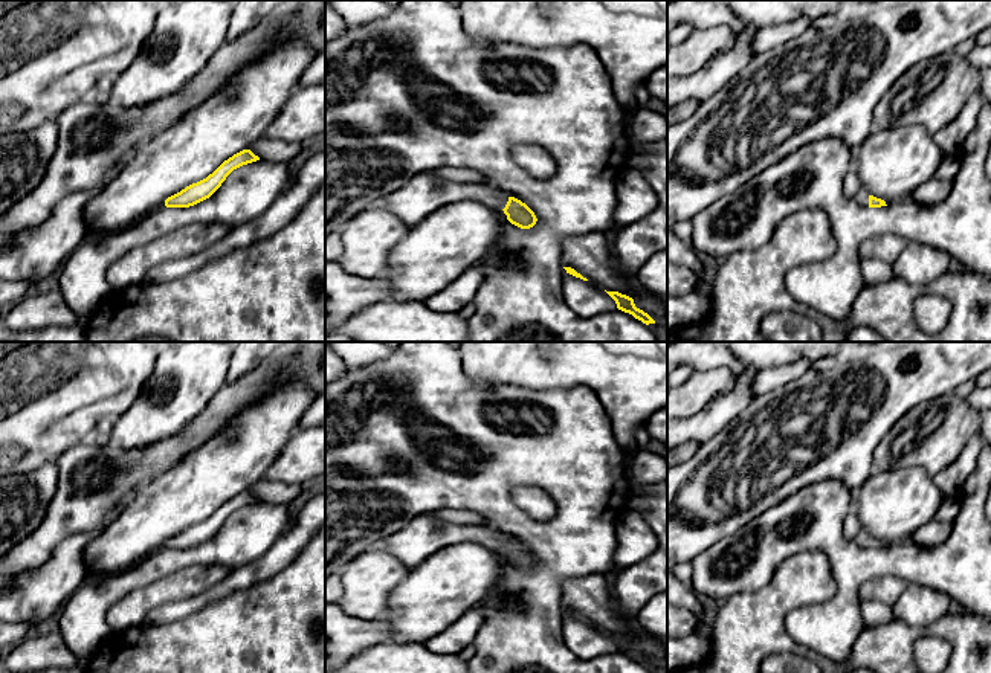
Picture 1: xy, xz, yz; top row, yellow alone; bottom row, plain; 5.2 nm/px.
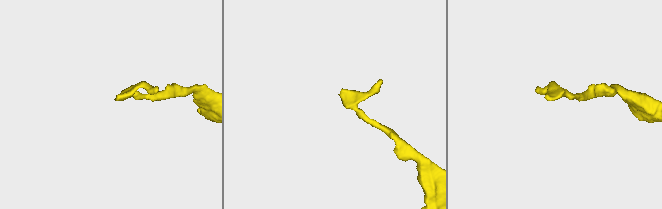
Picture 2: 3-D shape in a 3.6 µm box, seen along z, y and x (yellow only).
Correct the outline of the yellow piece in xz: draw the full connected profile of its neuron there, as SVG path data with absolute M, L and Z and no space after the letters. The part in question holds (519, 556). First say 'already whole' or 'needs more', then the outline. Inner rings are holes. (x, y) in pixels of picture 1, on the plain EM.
needs more; M428 514L414 517L400 531L377 542L379 549L389 551L411 569L447 546L467 542L501 551L521 571L530 571L537 563L525 545L502 533L479 525L440 525Z

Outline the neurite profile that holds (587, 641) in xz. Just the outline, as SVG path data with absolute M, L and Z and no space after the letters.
M562 613L563 642L582 659L618 652L615 642L600 629Z

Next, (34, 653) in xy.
M55 632L44 636L26 636L12 647L2 665L12 673L27 673L72 668L78 665L78 658L61 633Z

